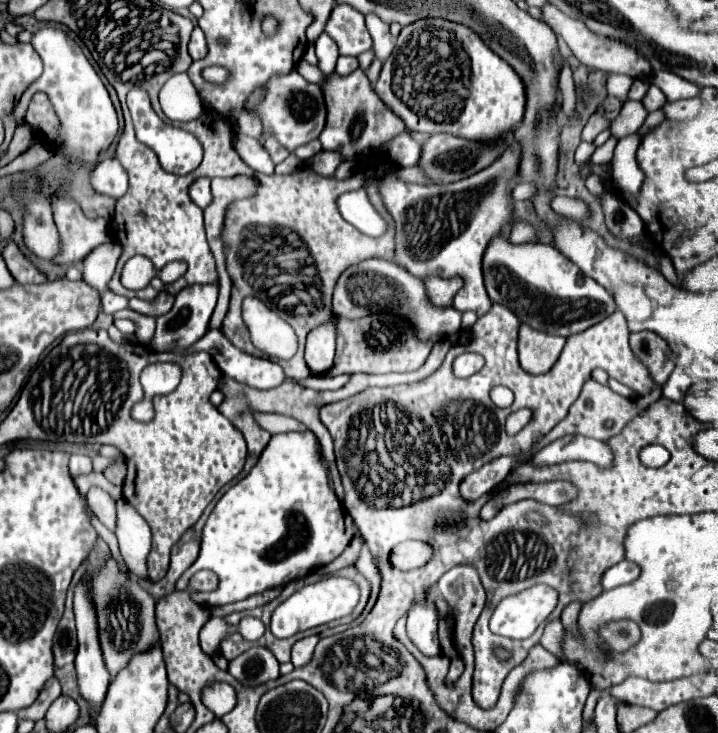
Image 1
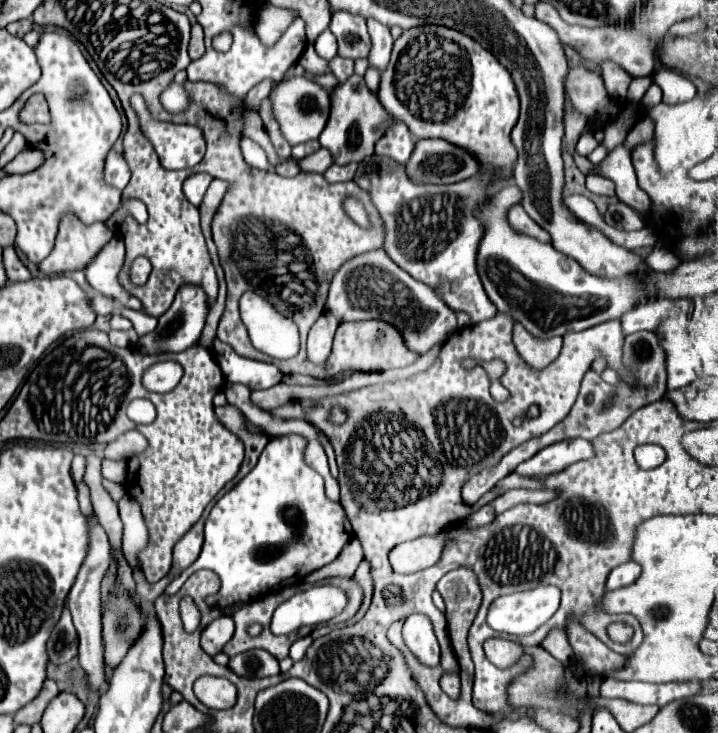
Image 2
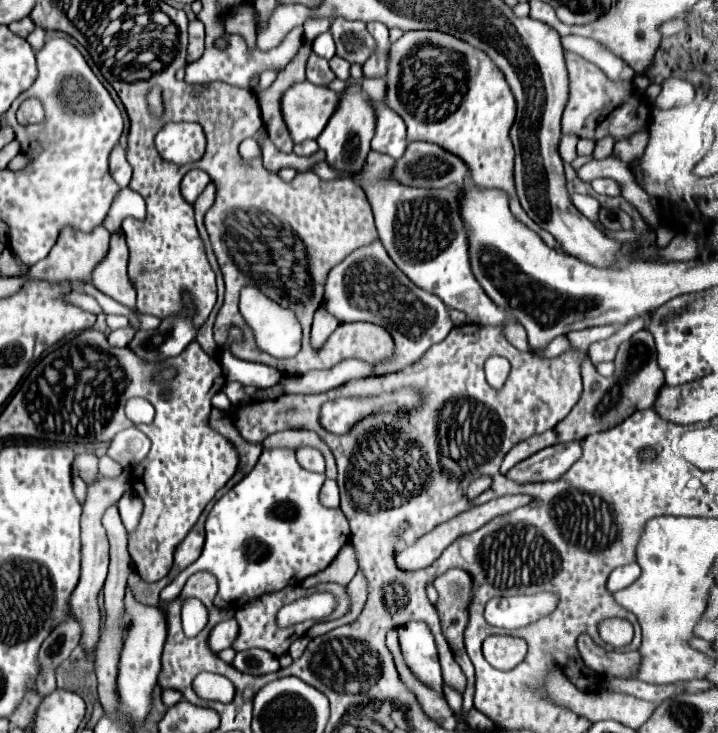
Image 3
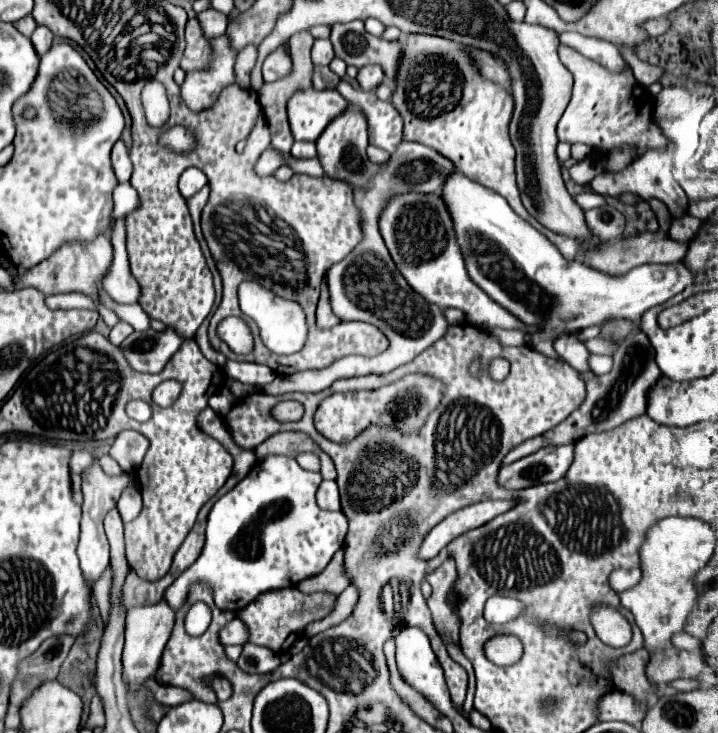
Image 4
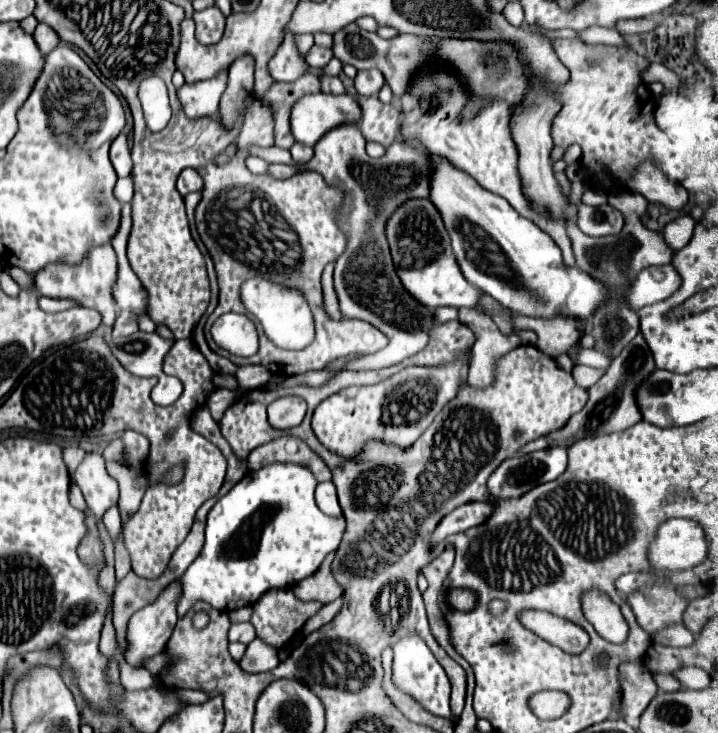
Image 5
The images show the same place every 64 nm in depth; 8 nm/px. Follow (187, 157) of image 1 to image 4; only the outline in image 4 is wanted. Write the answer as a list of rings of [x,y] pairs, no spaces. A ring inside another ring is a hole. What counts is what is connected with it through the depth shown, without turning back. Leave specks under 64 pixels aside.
[[[174,126],[168,132],[164,132],[160,142],[164,146],[172,148],[174,152],[186,152],[186,150],[194,148],[194,136],[186,128],[182,128],[182,126]]]

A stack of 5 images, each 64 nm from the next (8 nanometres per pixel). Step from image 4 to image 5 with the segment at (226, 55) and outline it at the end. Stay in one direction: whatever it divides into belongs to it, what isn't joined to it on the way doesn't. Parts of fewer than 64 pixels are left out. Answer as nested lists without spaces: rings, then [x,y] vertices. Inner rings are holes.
[[[228,72],[218,74],[212,80],[204,80],[200,84],[184,84],[178,90],[178,100],[182,104],[182,110],[188,118],[204,118],[204,116],[216,116],[216,108],[220,102],[220,96],[226,88]]]

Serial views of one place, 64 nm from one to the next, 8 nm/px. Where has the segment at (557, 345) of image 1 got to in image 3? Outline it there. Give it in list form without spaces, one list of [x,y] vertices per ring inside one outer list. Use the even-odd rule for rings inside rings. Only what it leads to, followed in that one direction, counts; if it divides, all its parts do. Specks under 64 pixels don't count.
[[[508,322],[508,324],[504,326],[504,334],[506,334],[506,340],[508,340],[512,346],[516,346],[518,350],[530,350],[526,332],[524,332],[524,328],[522,328],[518,322],[512,322],[512,324]],[[558,336],[548,344],[548,348],[544,352],[538,352],[540,356],[546,356],[546,358],[552,358],[552,356],[560,356],[564,352],[570,352],[570,340],[566,336]]]

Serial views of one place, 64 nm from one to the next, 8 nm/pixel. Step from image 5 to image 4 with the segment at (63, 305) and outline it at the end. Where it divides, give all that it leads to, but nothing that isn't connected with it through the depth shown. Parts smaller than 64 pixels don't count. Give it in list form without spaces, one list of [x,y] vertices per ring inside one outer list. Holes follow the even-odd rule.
[[[54,294],[54,296],[46,296],[44,302],[50,310],[70,310],[70,308],[94,310],[92,300],[88,300],[88,296],[84,294]]]

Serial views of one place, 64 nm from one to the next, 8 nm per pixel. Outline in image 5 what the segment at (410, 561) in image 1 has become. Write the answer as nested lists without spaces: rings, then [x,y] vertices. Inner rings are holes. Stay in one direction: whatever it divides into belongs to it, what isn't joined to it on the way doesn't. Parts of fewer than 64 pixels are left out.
[[[468,502],[468,504],[462,504],[460,508],[450,512],[448,516],[444,516],[444,520],[438,524],[436,532],[432,534],[430,546],[436,546],[440,540],[444,540],[450,534],[464,532],[464,530],[468,530],[472,526],[482,524],[492,514],[492,508],[494,506],[490,502]]]

